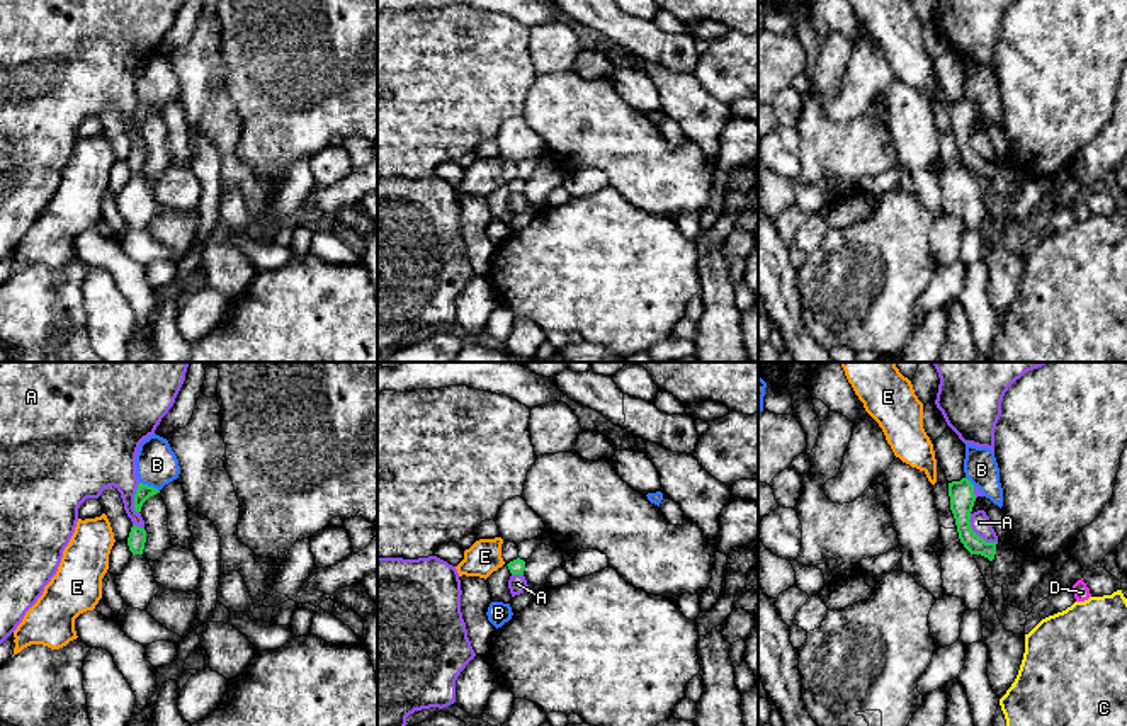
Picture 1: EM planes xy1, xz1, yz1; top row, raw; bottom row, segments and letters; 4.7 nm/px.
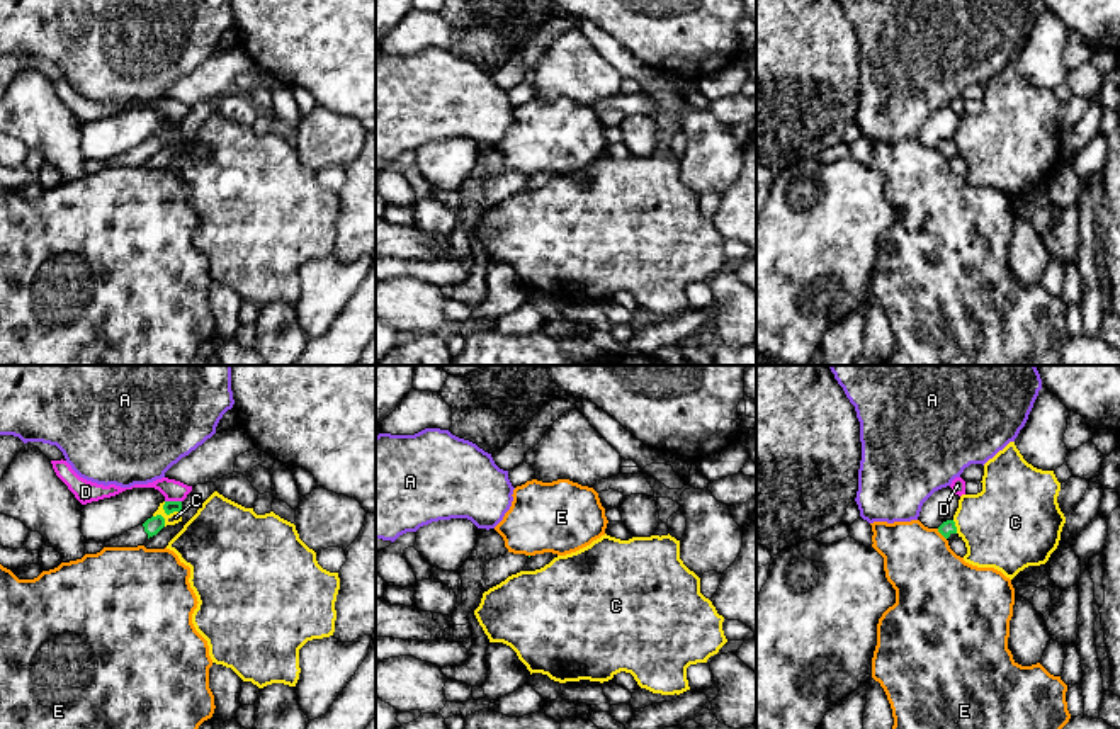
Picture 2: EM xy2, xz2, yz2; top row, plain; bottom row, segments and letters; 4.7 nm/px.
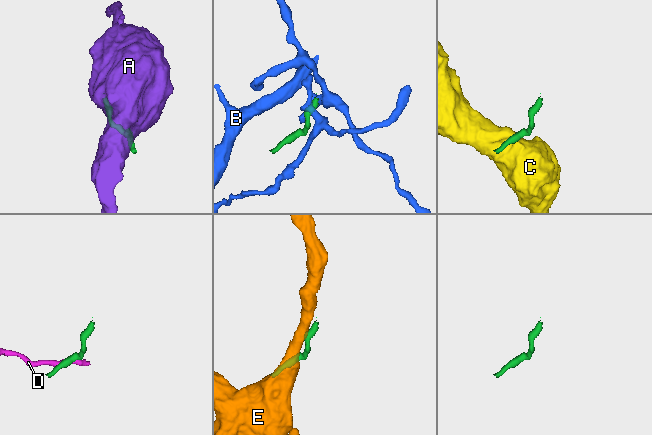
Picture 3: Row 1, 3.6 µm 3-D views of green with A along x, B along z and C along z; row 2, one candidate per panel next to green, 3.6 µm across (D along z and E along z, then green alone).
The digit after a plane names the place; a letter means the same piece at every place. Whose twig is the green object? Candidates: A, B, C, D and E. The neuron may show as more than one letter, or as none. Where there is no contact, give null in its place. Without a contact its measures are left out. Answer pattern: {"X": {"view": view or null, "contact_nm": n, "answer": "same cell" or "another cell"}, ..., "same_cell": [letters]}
{"A": {"view": "yz1", "contact_nm": 190, "answer": "another cell"}, "B": {"view": "xy1", "contact_nm": 110, "answer": "another cell"}, "C": {"view": "xy2", "contact_nm": 100, "answer": "another cell"}, "D": {"view": "xy2", "contact_nm": 80, "answer": "another cell"}, "E": {"view": "yz2", "contact_nm": 70, "answer": "another cell"}, "same_cell": []}

